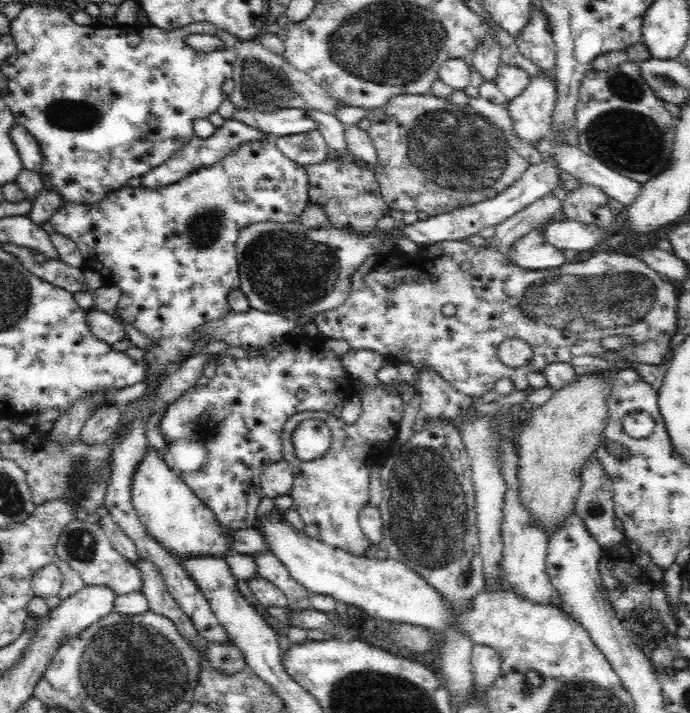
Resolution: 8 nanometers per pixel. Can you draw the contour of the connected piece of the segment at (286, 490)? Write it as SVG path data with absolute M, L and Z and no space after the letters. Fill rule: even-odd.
M283 459L268 464L262 471L260 482L264 497L275 499L277 496L290 494L294 482L290 463Z

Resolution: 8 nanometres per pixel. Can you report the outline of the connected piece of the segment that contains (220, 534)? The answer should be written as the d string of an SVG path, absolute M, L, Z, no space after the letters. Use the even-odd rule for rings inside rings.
M148 442L144 459L136 464L136 470L132 472L130 500L148 534L167 551L223 559L224 554L230 551L226 529L216 522L212 511L196 497L180 476L172 472L162 452L155 450Z

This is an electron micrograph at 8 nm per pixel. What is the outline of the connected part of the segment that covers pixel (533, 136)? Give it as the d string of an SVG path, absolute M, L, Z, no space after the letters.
M546 71L532 75L526 88L506 106L513 120L516 134L534 146L542 136L550 135L557 84Z

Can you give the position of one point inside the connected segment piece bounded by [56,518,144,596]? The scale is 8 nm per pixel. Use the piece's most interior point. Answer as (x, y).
(85, 547)

